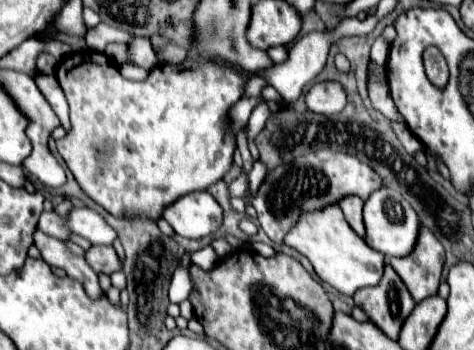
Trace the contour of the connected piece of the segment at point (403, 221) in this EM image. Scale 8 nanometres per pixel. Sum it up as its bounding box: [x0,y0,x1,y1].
[364,186,420,258]

